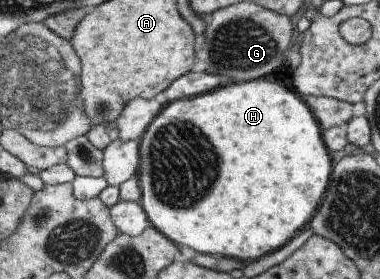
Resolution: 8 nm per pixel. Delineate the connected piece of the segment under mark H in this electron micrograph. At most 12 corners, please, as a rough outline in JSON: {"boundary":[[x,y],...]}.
{"boundary":[[281,82],[165,103],[140,140],[151,224],[253,262],[332,169]]}

